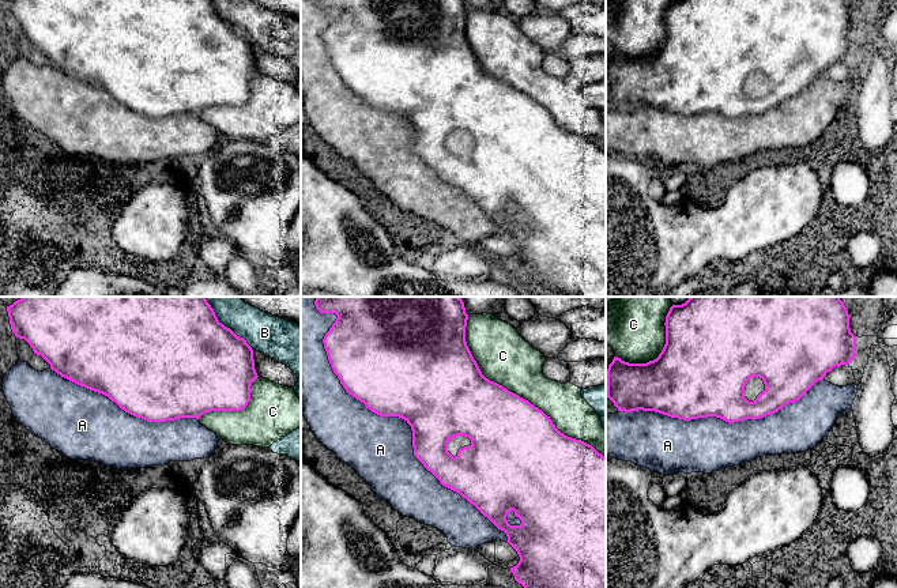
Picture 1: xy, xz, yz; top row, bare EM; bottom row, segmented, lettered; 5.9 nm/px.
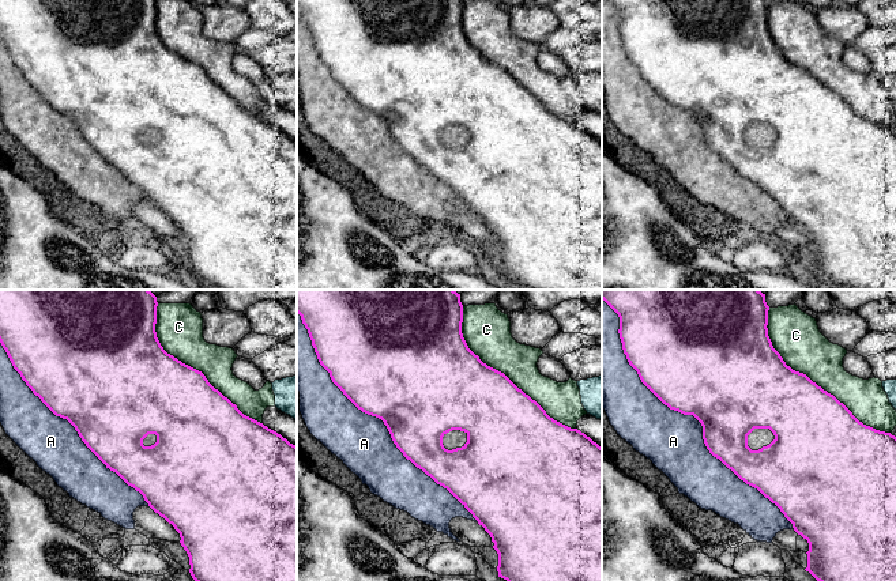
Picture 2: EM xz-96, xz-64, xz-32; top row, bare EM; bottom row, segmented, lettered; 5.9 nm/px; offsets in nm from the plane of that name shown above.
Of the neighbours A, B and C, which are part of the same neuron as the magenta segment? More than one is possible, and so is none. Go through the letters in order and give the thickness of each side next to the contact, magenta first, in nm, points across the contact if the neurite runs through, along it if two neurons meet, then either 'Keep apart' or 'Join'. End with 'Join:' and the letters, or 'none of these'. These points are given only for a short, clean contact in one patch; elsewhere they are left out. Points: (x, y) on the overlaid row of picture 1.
A: Thickness 500 nm (magenta) against 380 nm. Keep apart
B: Thickness 500 nm (magenta) against 220 nm. Keep apart
C: Thickness 460 nm (magenta) against 320 nm. Keep apart
Join: none of these

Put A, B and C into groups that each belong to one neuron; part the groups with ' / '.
A / B / C

